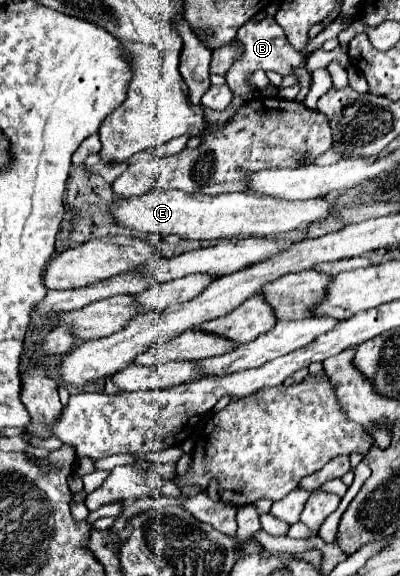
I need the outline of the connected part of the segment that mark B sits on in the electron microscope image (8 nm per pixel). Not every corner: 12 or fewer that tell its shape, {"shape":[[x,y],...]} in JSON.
{"shape":[[272,16],[248,20],[236,34],[242,52],[224,74],[234,96],[256,94],[256,70],[296,70],[304,100],[304,54]]}

